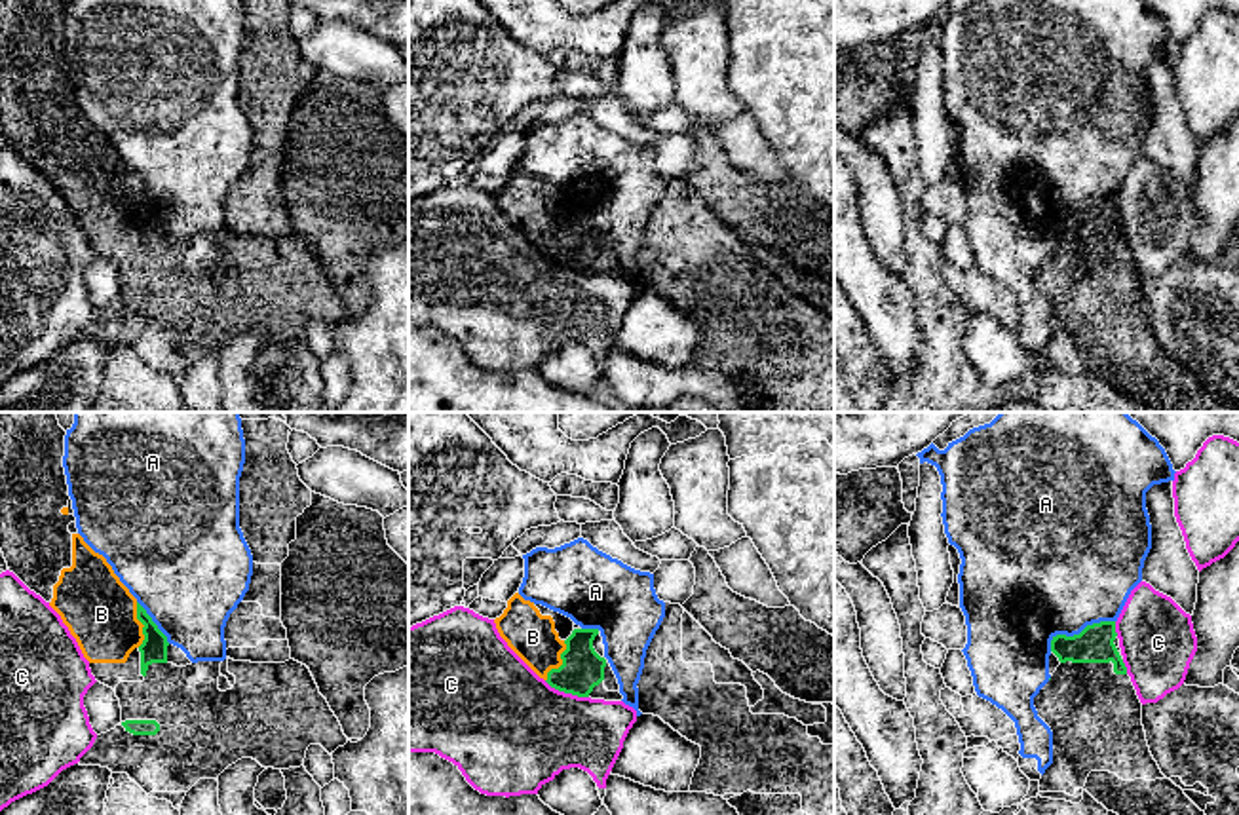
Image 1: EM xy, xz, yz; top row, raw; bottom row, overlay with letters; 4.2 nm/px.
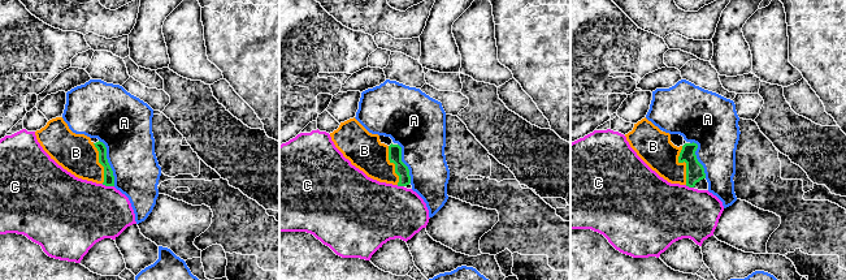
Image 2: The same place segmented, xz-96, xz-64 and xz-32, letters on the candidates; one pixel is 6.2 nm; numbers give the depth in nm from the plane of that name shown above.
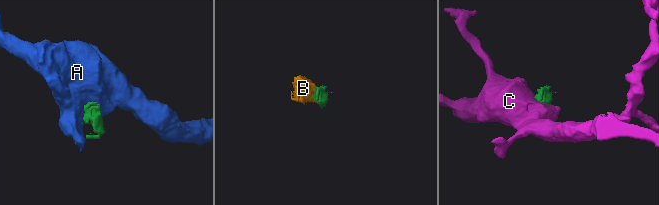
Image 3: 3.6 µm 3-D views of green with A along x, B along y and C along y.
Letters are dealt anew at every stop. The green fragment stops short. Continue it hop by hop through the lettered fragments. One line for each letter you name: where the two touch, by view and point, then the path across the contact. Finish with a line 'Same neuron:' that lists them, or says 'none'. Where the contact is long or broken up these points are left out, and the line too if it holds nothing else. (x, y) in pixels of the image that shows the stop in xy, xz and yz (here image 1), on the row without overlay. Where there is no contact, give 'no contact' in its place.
B: meets green in xz at (563, 238); runs through xz (582, 244), (563, 238), (533, 211)
Same neuron: B

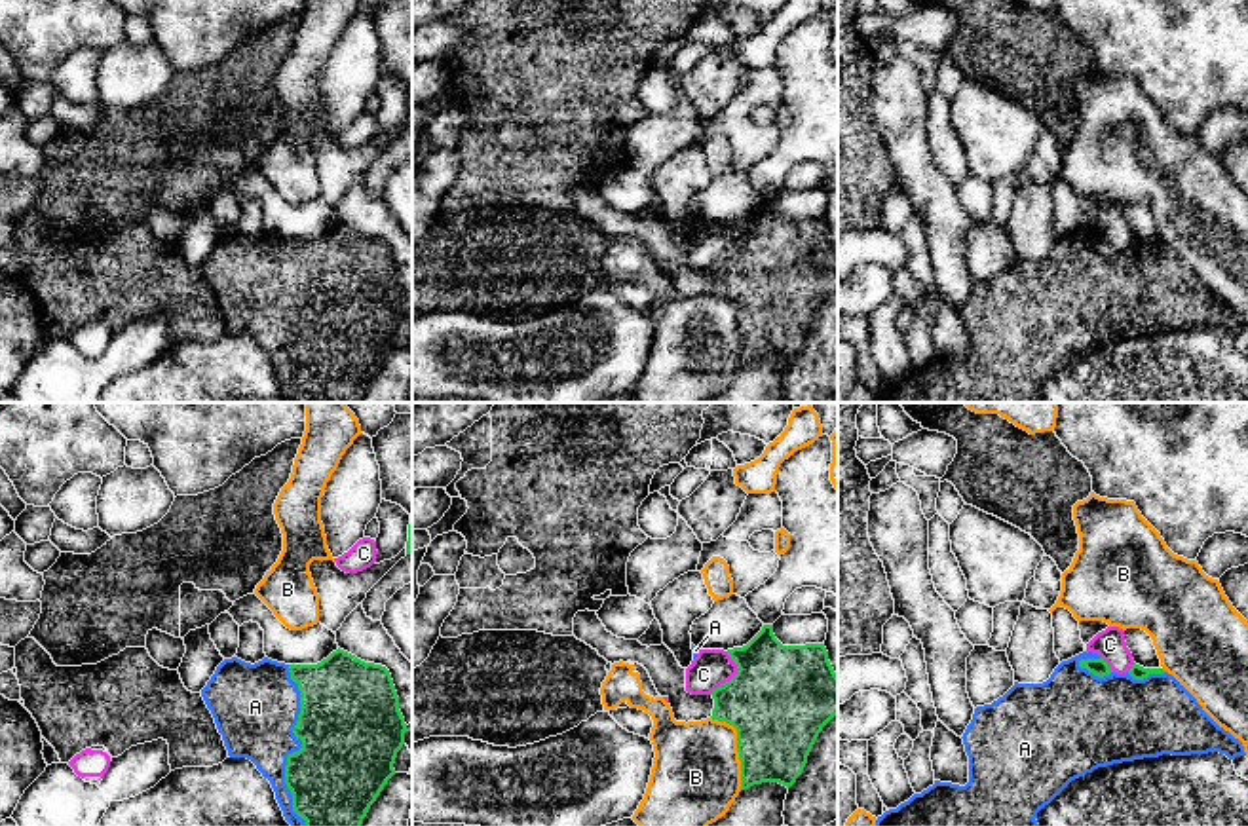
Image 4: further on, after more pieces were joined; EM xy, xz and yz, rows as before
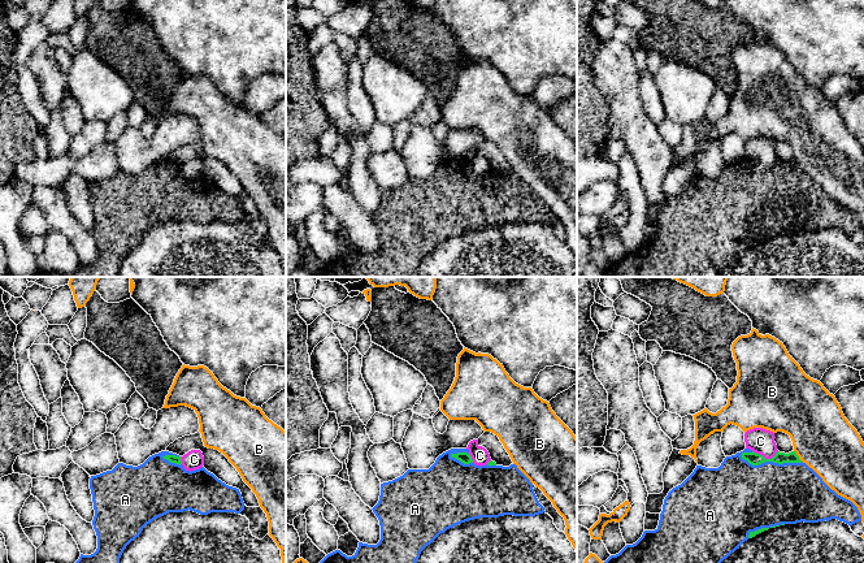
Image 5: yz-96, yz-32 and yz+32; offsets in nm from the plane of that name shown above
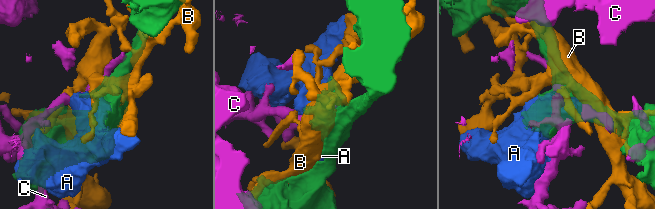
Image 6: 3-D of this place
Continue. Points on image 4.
A: meets green in xy at (301, 323)
Same neuron: A

